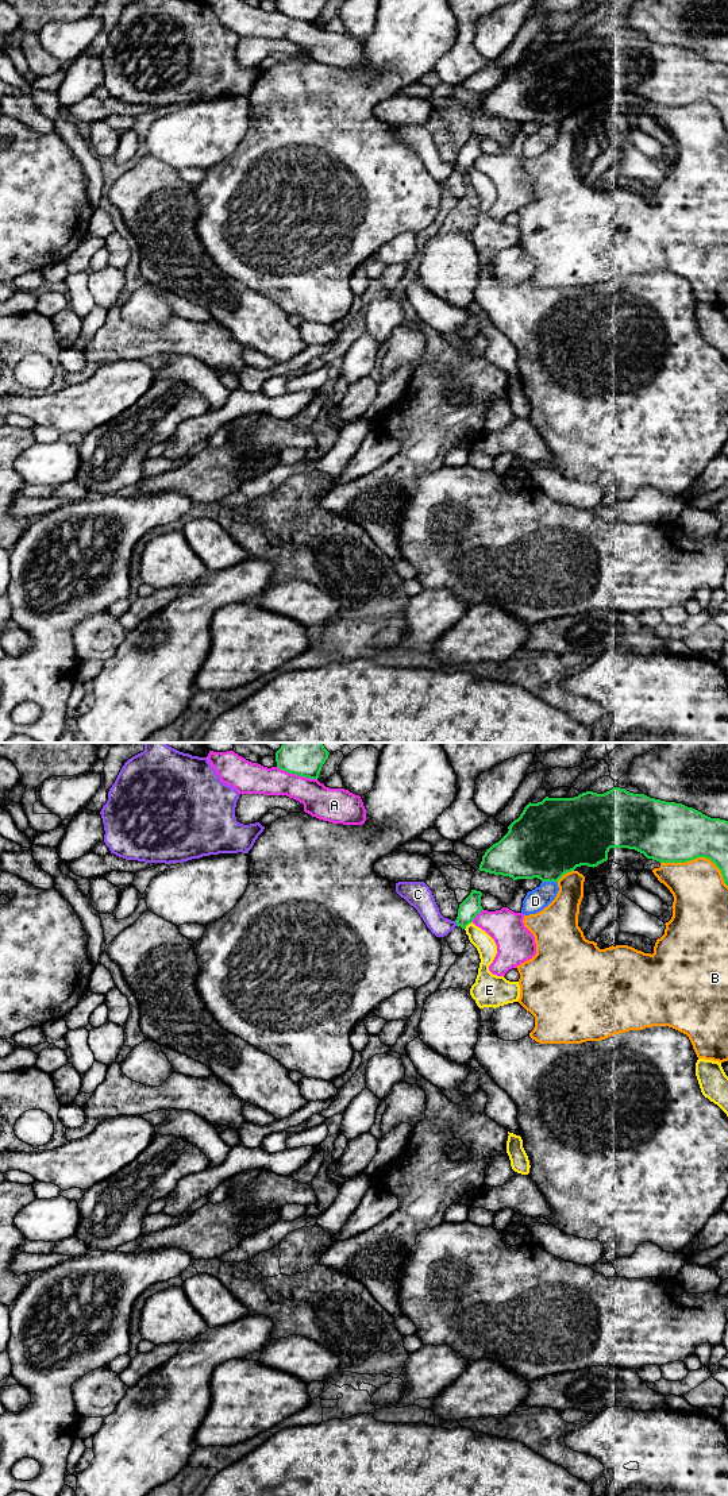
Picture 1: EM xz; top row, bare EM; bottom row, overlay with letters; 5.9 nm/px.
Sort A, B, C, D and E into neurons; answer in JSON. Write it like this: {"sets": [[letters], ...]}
{"sets": [["A"], ["B"], ["C", "E"], ["D"]]}

